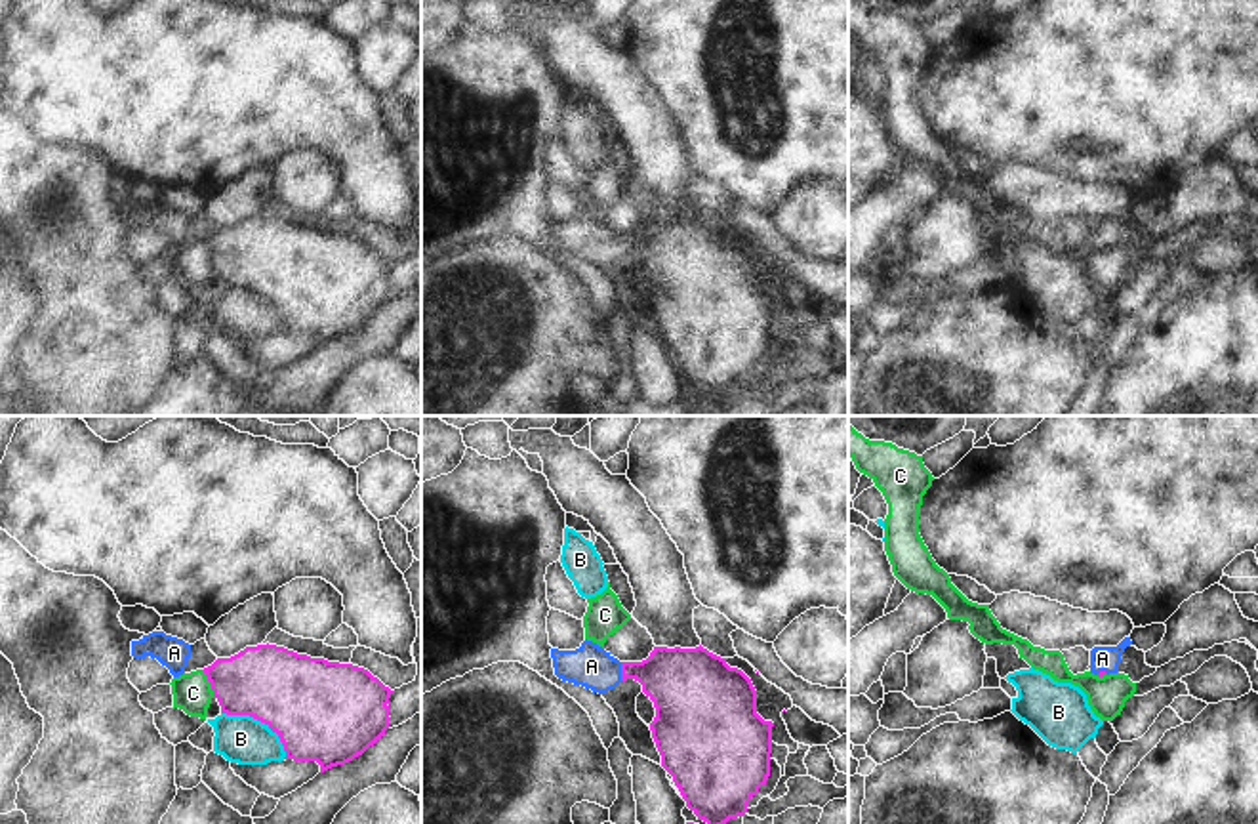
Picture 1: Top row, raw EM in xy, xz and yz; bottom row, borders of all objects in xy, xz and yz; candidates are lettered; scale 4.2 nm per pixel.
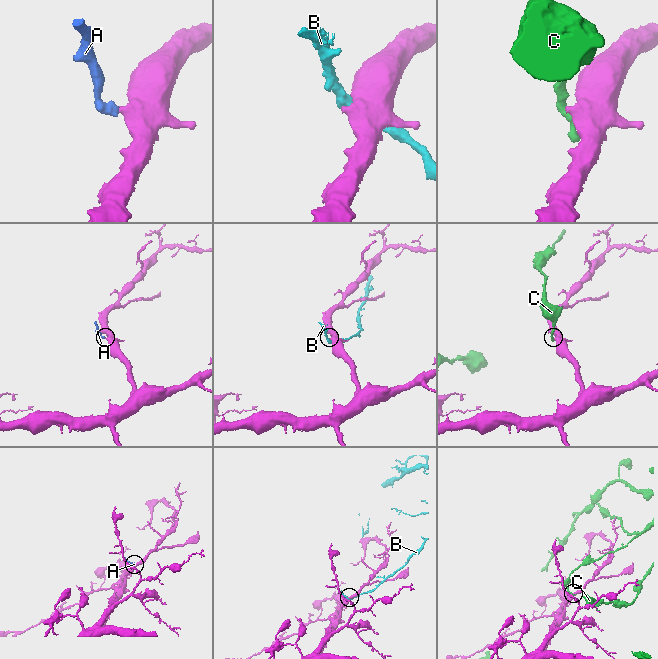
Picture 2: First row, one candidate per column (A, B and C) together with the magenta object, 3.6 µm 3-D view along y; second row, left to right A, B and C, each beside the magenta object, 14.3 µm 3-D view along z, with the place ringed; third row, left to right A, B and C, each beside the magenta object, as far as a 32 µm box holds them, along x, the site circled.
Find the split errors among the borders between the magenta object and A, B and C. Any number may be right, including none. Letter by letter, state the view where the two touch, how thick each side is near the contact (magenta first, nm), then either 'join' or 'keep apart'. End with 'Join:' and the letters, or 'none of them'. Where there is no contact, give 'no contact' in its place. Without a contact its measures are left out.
A: contact in xz; calibres 280 and 180 nm; join
B: contact in xy; calibres 400 and 200 nm; keep apart
C: contact in xy; calibres 320 and 160 nm; keep apart
Join: A

